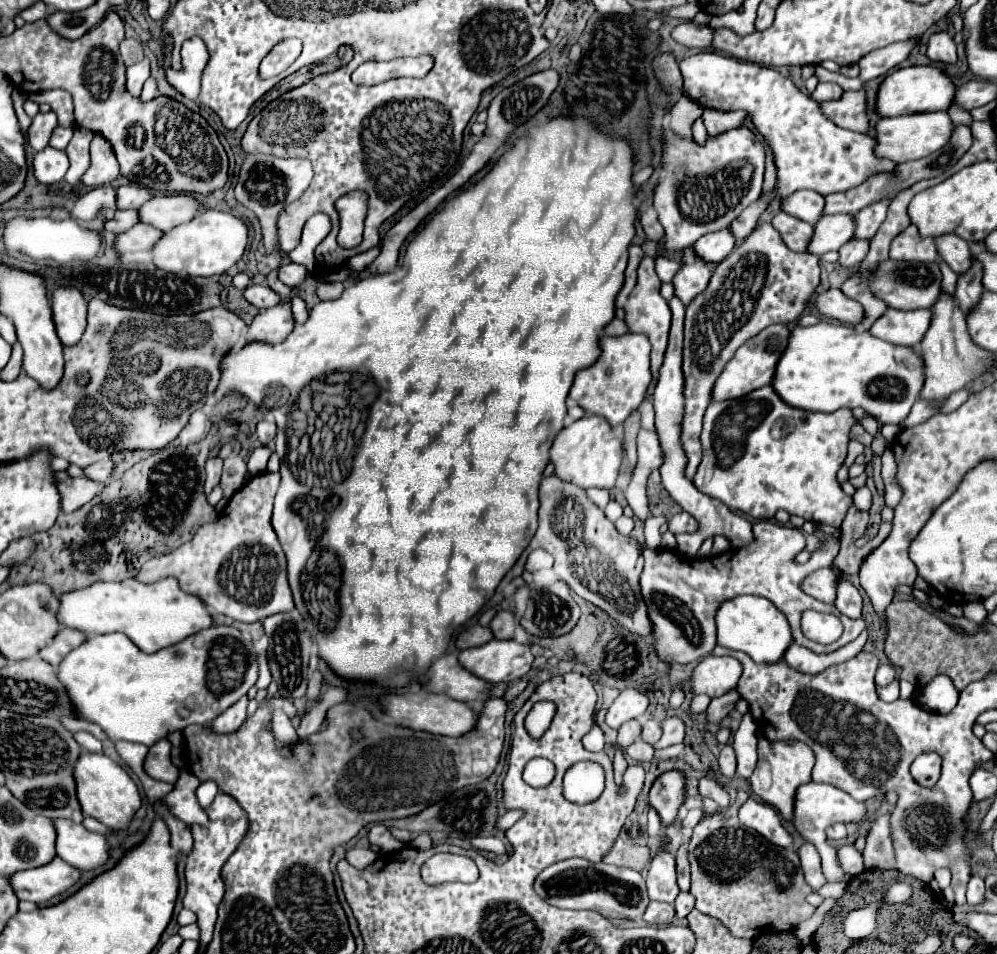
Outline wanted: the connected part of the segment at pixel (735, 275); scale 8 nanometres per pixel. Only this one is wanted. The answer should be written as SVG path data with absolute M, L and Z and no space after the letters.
M761 224L733 252L717 264L709 288L699 294L687 308L685 316L685 418L683 448L687 452L687 476L695 476L701 462L701 420L709 406L713 382L723 366L733 358L737 348L771 324L789 324L797 320L805 302L819 284L819 258L805 252L793 252L781 240L771 224Z

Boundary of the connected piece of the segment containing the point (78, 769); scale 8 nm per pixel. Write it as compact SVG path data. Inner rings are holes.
M81 752L75 768L73 768L73 778L77 786L77 800L81 804L83 814L97 818L109 828L125 828L131 820L131 816L139 810L141 798L135 782L131 776L111 758L105 754L93 754L93 752Z

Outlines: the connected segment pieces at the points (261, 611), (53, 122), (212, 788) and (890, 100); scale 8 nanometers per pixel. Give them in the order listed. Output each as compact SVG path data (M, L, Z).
M265 472L251 478L239 492L231 496L227 508L219 514L219 518L201 526L193 536L193 540L181 546L179 550L145 562L145 566L139 570L135 578L143 584L153 584L171 576L179 582L183 592L199 596L211 612L225 614L239 622L257 622L267 618L269 614L291 612L295 608L295 602L287 582L287 560L277 540L277 534L271 526L271 510L277 486L279 486L279 474Z
M47 112L47 114L37 114L27 130L27 144L33 150L43 150L49 144L51 132L57 126L57 116L55 112Z
M203 782L199 788L197 788L197 798L199 798L199 804L203 806L203 808L207 808L207 806L211 806L211 802L213 802L213 798L219 794L219 790L217 790L217 786L213 784L213 782Z
M909 66L893 70L885 76L877 90L875 98L875 110L883 118L903 116L903 114L917 114L917 112L933 112L933 110L947 110L949 102L953 98L955 86L951 80L933 66Z

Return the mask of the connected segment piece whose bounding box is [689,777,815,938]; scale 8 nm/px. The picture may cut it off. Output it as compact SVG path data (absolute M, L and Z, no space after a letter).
M699 779L698 790L701 796L712 799L723 810L707 814L695 826L689 842L691 894L697 900L695 908L717 918L733 936L743 938L755 938L771 928L773 932L795 930L799 922L811 918L815 908L805 902L805 896L813 890L803 876L797 852L775 846L761 838L755 830L741 826L737 820L737 808L743 800L729 804L728 792L714 779Z

